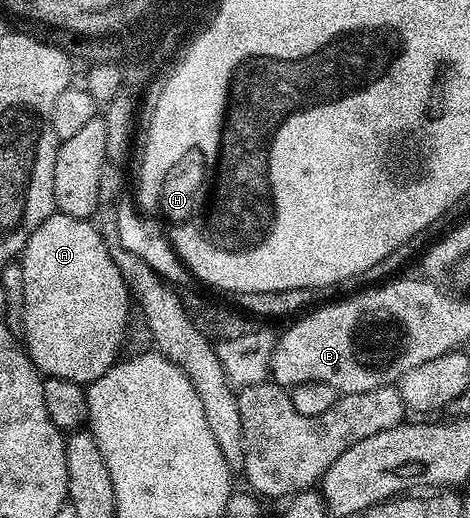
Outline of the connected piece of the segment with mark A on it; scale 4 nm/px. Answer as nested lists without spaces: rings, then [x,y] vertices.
[[[56,211],[40,221],[26,240],[21,260],[24,288],[21,340],[25,351],[44,377],[84,386],[92,384],[120,359],[119,347],[127,332],[127,315],[133,312],[133,301],[121,278],[121,270],[117,270],[117,262],[113,262],[102,234],[91,220],[78,220]]]

